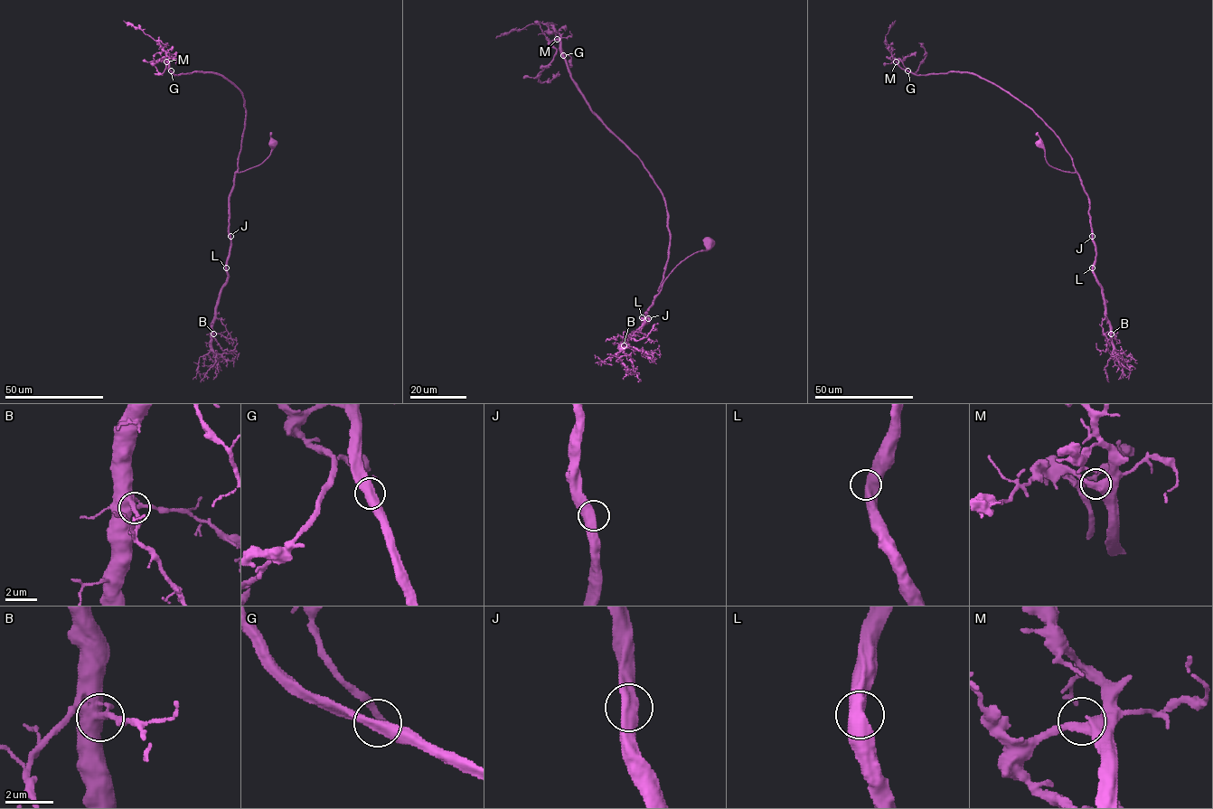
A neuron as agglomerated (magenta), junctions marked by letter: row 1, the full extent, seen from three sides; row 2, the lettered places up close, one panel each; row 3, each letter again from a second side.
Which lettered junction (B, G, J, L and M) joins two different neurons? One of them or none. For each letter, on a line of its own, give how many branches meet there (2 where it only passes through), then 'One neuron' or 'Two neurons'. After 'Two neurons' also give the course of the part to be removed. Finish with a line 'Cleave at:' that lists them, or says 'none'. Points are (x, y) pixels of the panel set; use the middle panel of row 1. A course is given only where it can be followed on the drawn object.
B: Branches: 2. One neuron
G: Branches: 2. One neuron
J: Branches: 2. One neuron
L: Branches: 2. One neuron
M: Branches: 2. One neuron
Cleave at: none

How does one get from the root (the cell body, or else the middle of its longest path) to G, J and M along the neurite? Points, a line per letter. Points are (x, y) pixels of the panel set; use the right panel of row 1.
G: (1039, 144), (1050, 165), (1076, 172), (1056, 134), (995, 84), (970, 72), (907, 70)
J: (1039, 144), (1050, 165), (1078, 175), (1087, 197), (1092, 236)
M: (1039, 144), (1050, 165), (1076, 172), (1056, 134), (995, 84), (970, 72), (916, 75), (896, 61)

